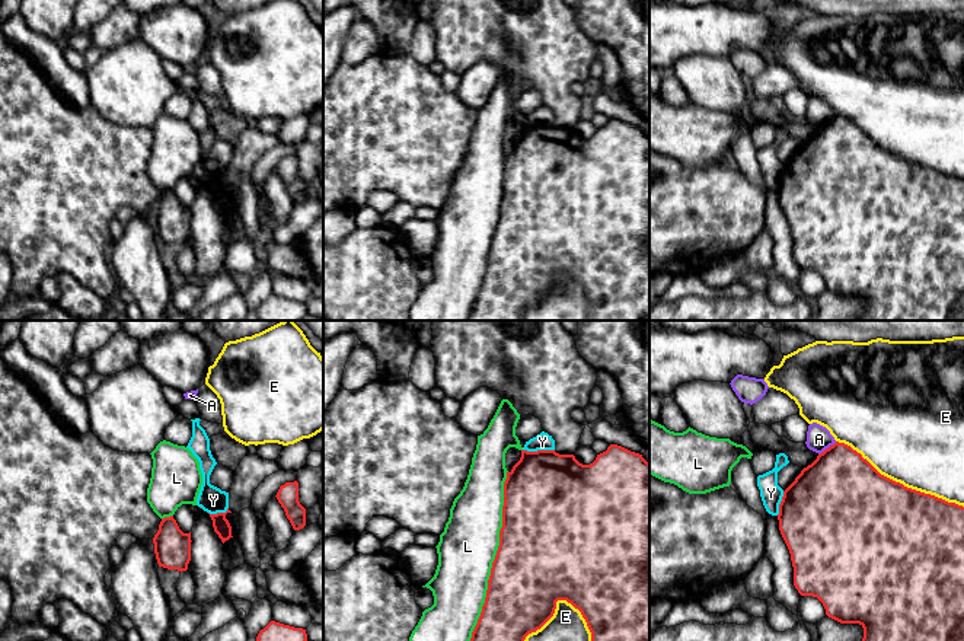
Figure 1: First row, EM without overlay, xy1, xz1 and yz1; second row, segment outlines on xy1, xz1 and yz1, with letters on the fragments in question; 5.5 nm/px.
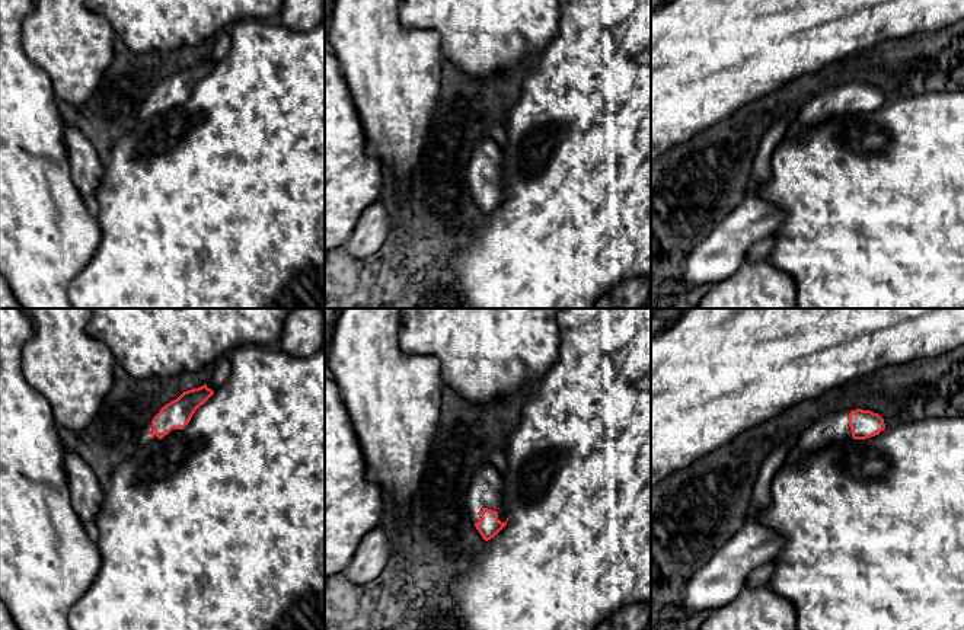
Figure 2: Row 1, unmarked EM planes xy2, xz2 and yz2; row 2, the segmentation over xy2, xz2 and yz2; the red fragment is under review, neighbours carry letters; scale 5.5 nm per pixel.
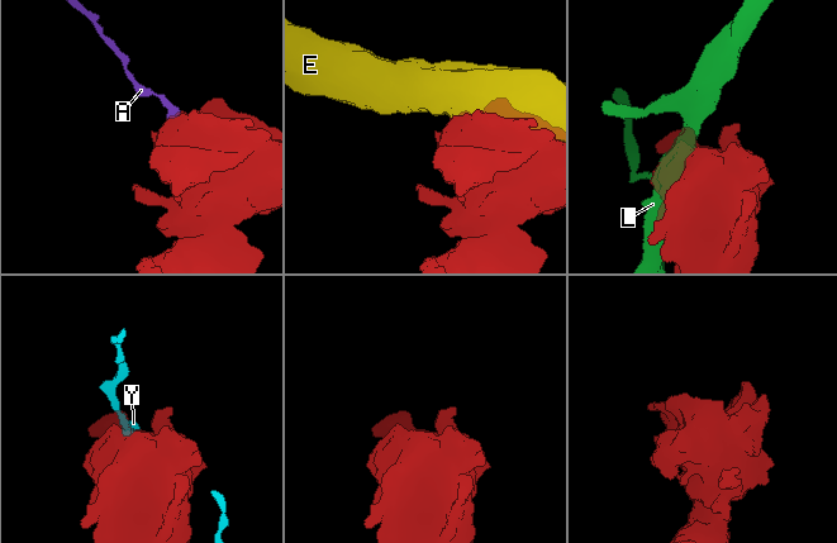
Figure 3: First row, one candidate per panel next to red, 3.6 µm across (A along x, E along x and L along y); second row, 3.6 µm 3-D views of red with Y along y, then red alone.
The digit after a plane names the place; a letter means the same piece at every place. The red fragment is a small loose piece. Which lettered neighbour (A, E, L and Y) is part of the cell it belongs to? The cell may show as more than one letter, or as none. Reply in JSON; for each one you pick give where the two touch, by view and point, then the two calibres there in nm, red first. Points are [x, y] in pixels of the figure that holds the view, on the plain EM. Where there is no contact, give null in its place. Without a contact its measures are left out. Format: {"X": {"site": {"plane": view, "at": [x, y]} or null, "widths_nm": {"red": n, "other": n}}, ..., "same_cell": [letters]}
{"same_cell": []}

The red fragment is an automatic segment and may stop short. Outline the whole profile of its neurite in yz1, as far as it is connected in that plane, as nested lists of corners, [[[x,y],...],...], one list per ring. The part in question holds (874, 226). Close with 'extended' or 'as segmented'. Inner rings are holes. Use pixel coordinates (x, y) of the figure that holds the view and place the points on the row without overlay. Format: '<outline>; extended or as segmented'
[[[836,115],[804,141],[783,165],[779,178],[779,204],[789,223],[794,259],[801,270],[817,271],[826,288],[840,297],[859,297],[864,312],[858,320],[964,320],[964,181],[904,160],[881,149],[861,127]]]; as segmented

